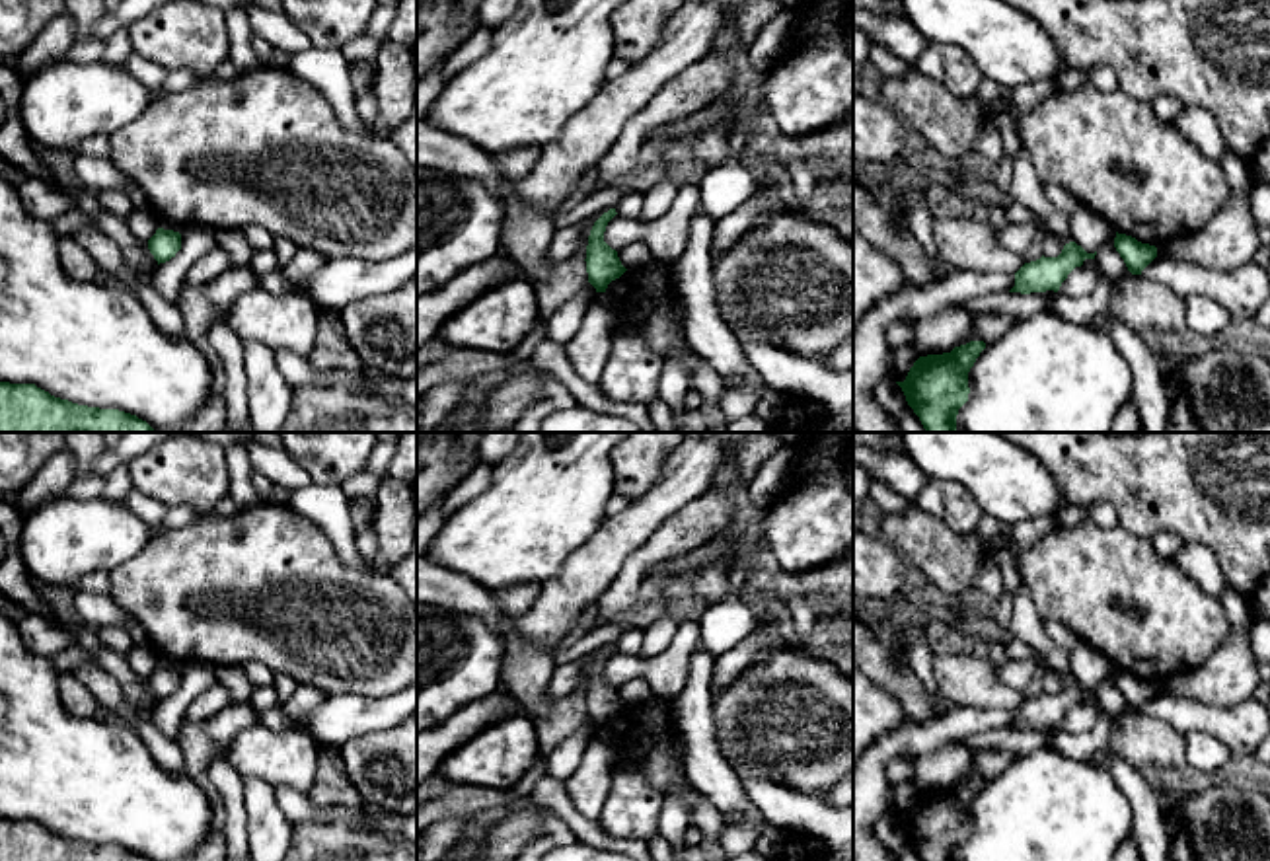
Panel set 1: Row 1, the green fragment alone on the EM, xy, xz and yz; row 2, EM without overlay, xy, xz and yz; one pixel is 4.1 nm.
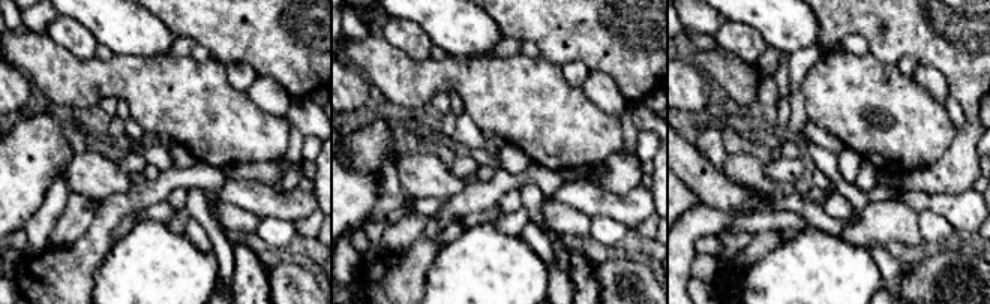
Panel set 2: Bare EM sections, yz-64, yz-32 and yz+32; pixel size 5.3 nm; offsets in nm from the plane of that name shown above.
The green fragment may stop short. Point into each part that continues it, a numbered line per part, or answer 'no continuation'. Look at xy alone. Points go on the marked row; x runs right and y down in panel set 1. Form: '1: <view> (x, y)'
no continuation

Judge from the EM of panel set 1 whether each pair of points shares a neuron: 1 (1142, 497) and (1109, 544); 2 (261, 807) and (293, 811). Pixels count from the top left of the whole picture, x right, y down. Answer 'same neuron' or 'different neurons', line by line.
1: different neurons
2: different neurons

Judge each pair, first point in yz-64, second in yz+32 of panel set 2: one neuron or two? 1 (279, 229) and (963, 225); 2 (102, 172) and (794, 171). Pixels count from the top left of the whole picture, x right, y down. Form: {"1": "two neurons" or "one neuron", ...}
{"1": "two neurons", "2": "two neurons"}

